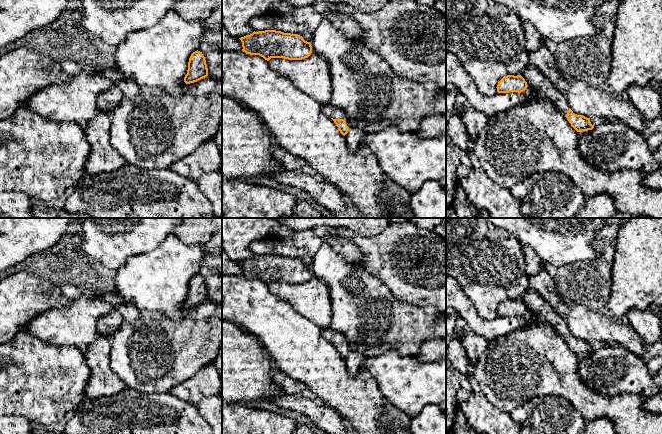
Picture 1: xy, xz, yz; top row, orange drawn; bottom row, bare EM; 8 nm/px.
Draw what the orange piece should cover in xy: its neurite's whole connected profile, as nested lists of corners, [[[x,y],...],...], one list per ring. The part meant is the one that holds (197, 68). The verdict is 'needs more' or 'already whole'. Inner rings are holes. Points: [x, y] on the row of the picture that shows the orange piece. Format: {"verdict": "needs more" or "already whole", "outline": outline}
{"verdict": "already whole", "outline": [[[195,51],[191,54],[188,62],[187,74],[184,77],[186,84],[197,82],[208,76],[208,68],[202,52]]]}

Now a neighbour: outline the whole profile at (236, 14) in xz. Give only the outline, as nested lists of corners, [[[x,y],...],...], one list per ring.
[[[222,0],[222,23],[231,36],[241,38],[254,32],[250,26],[252,18],[294,9],[284,0]]]

